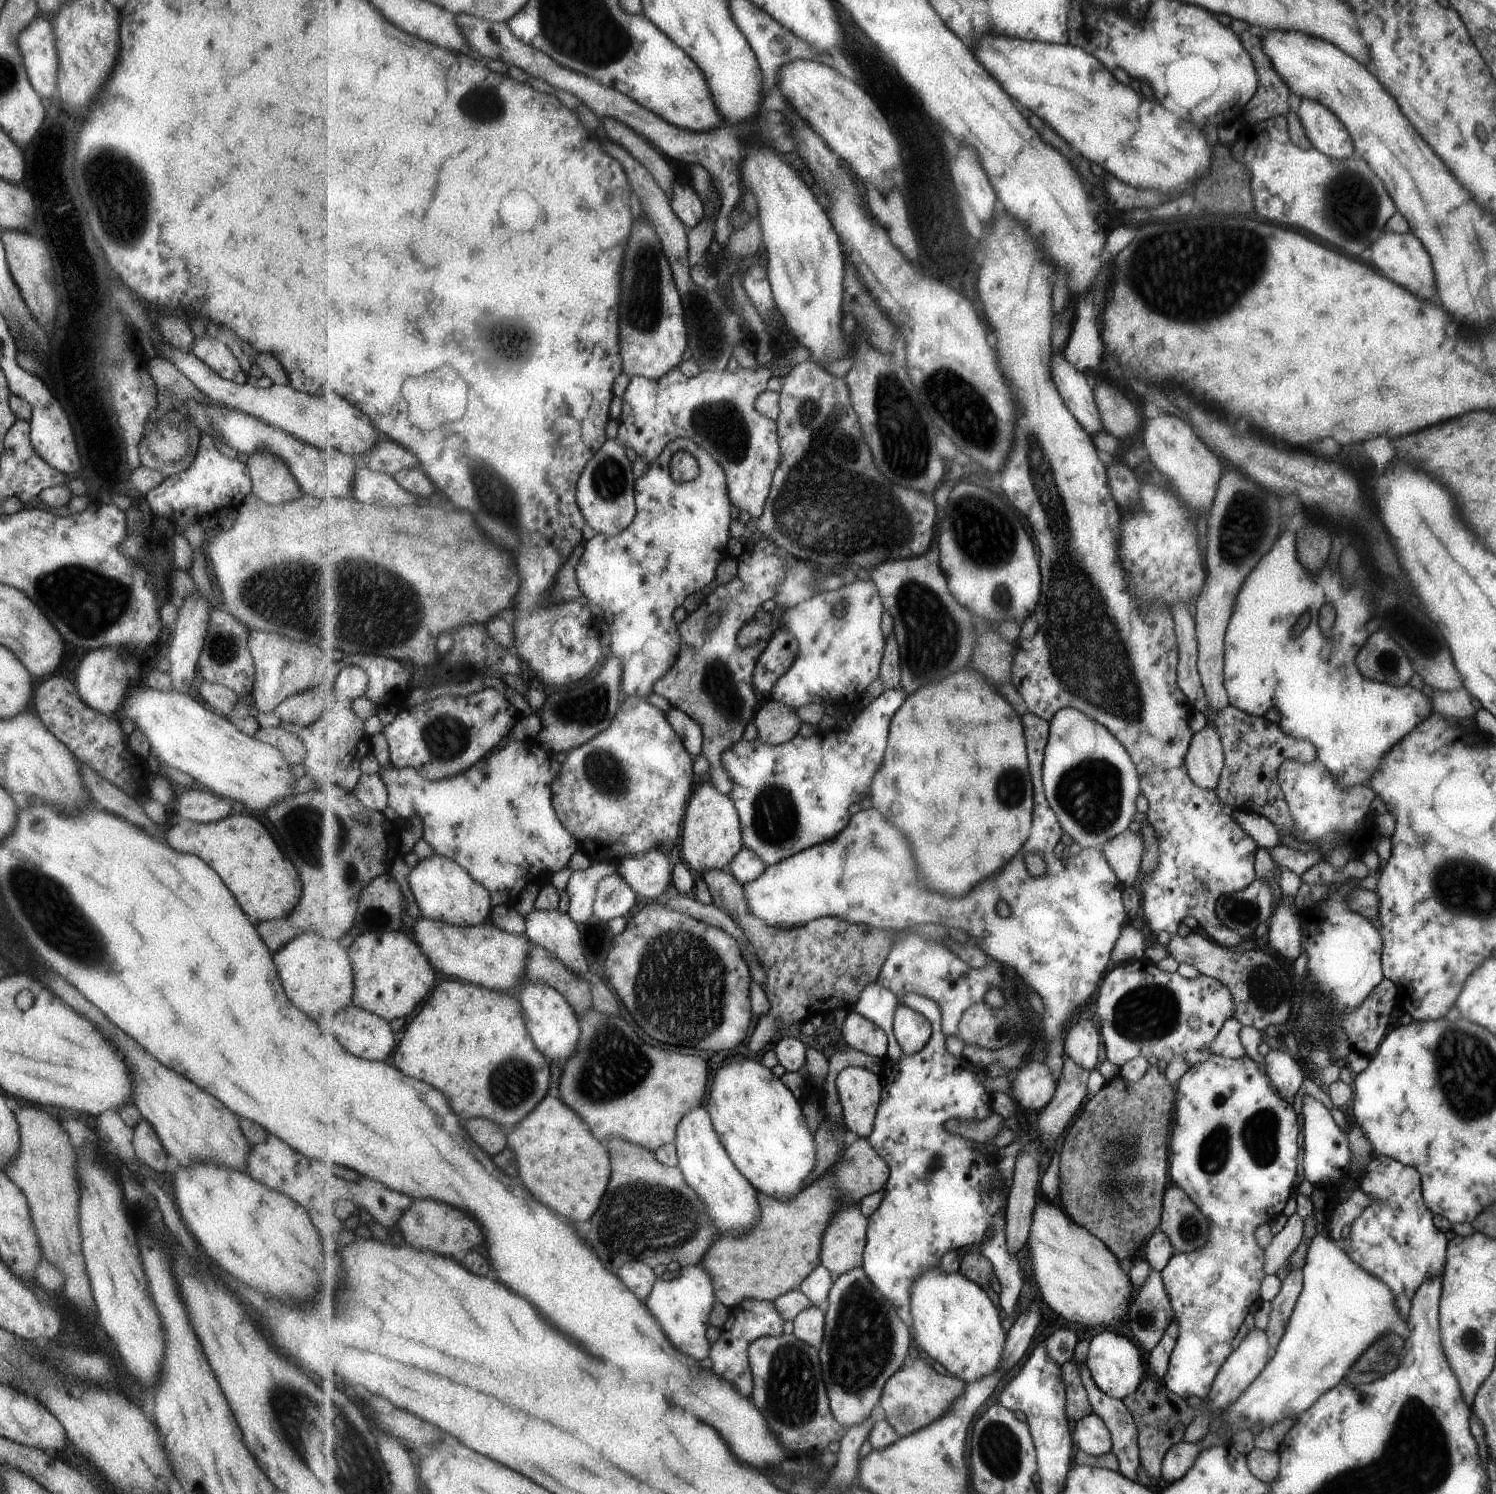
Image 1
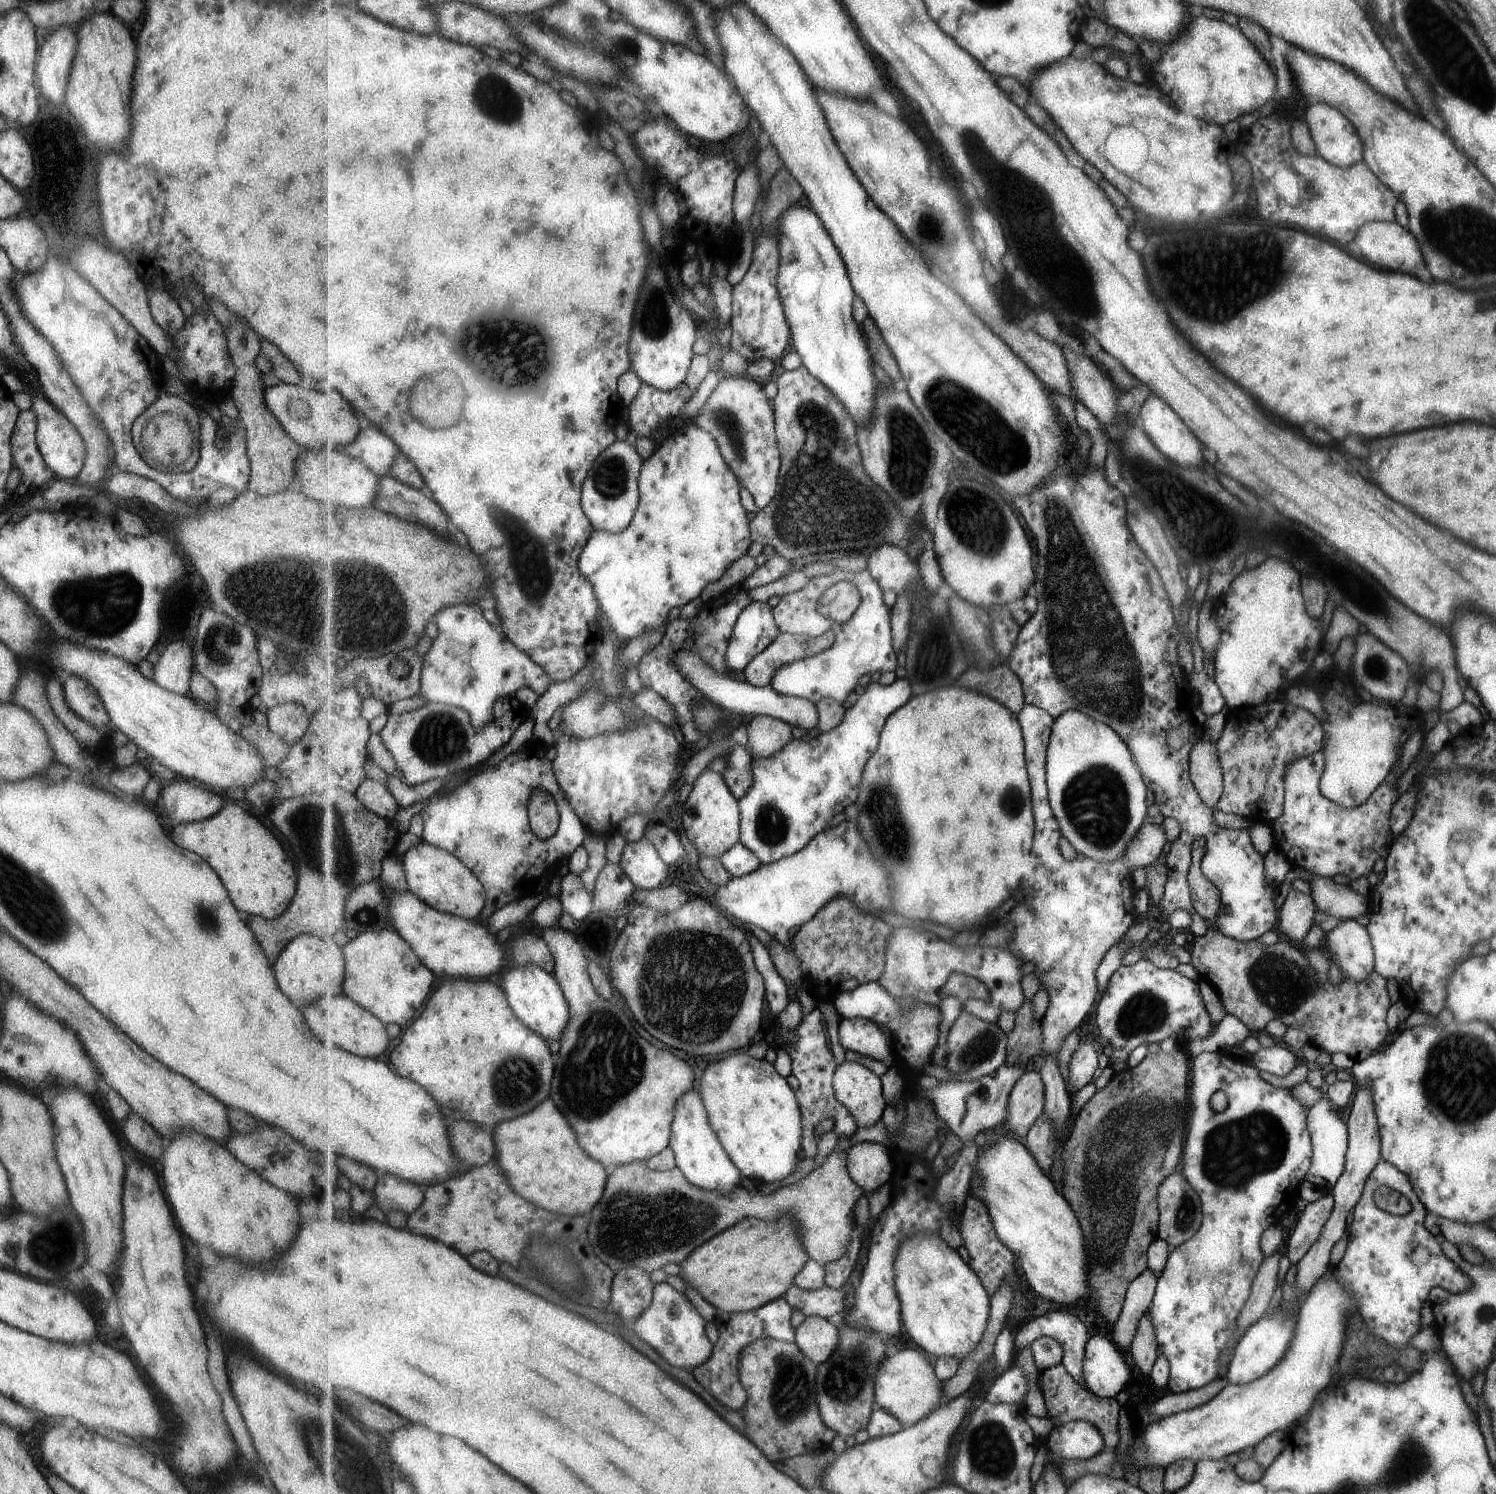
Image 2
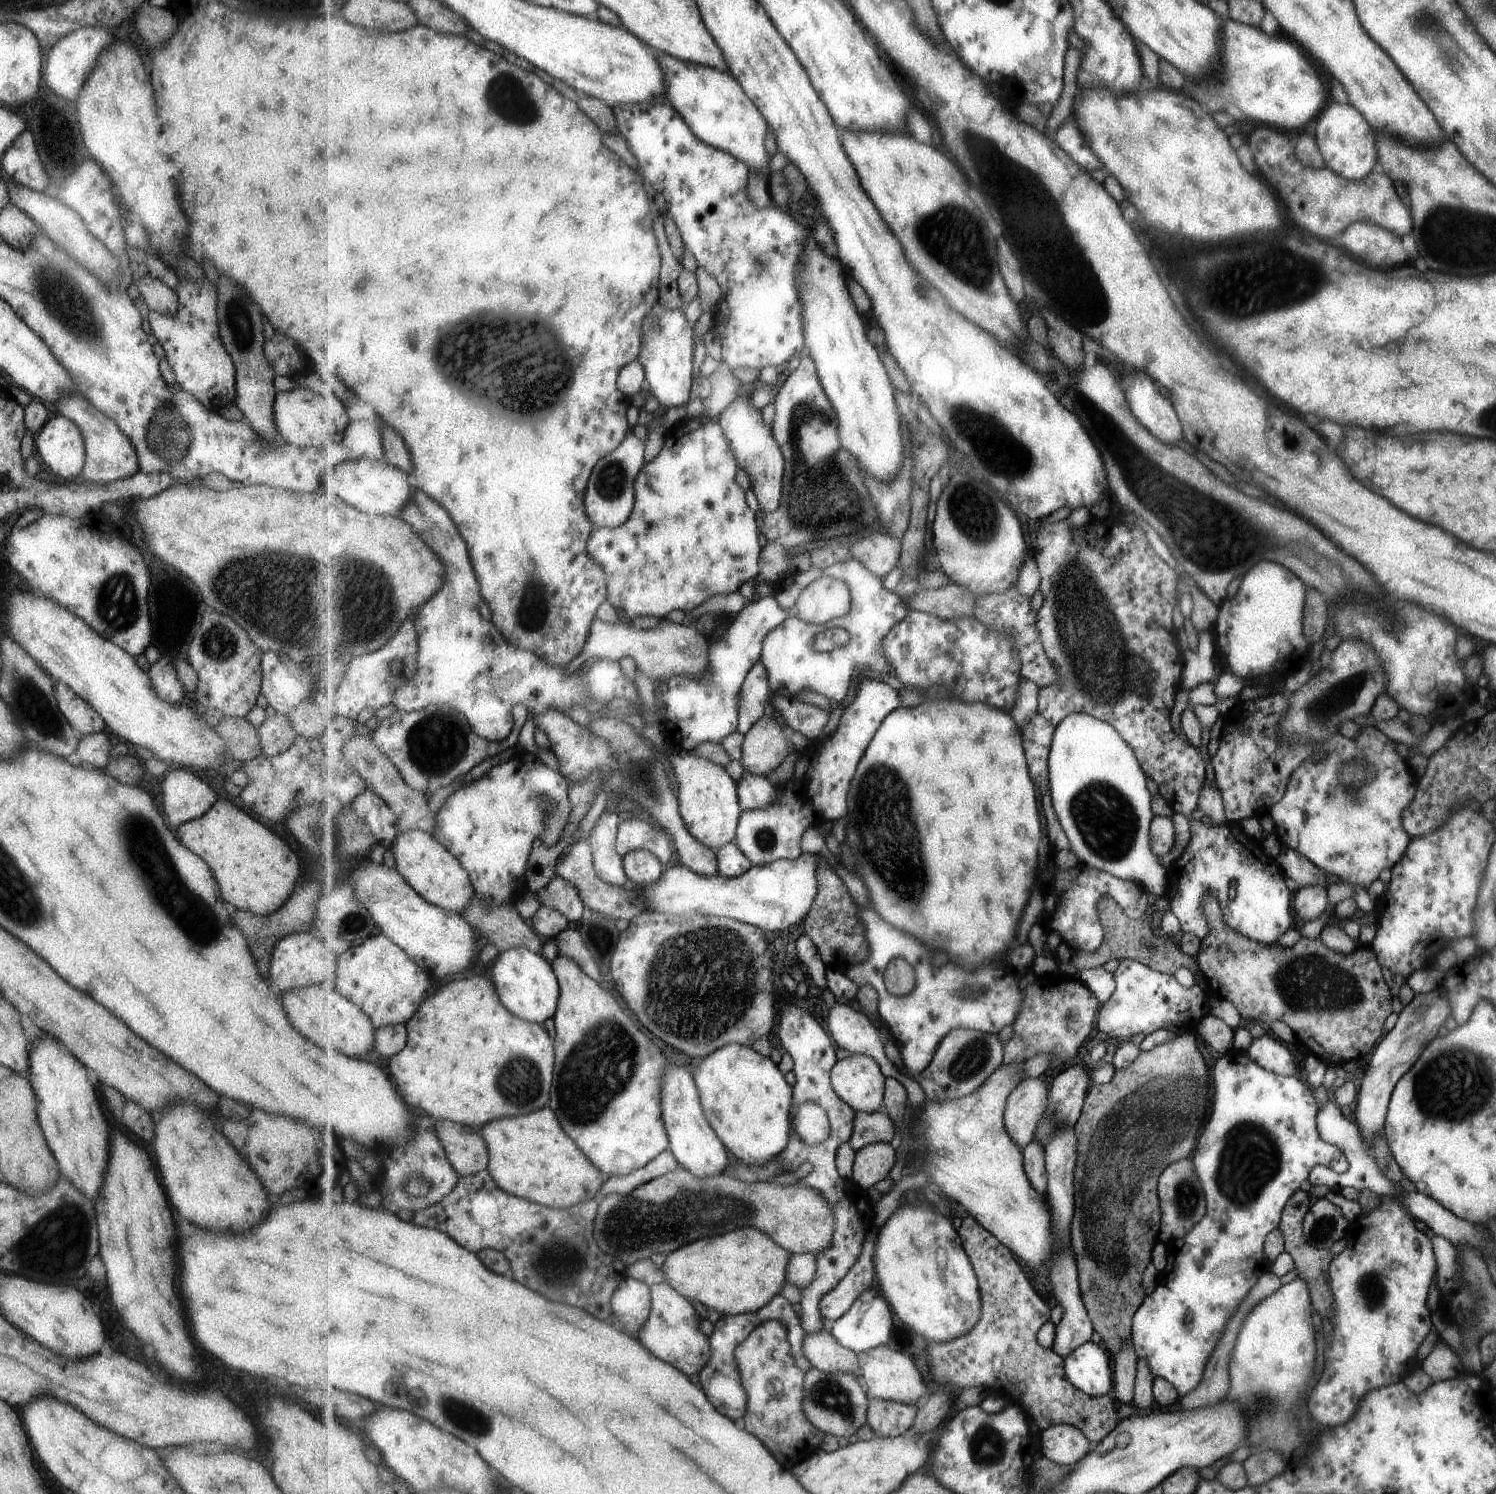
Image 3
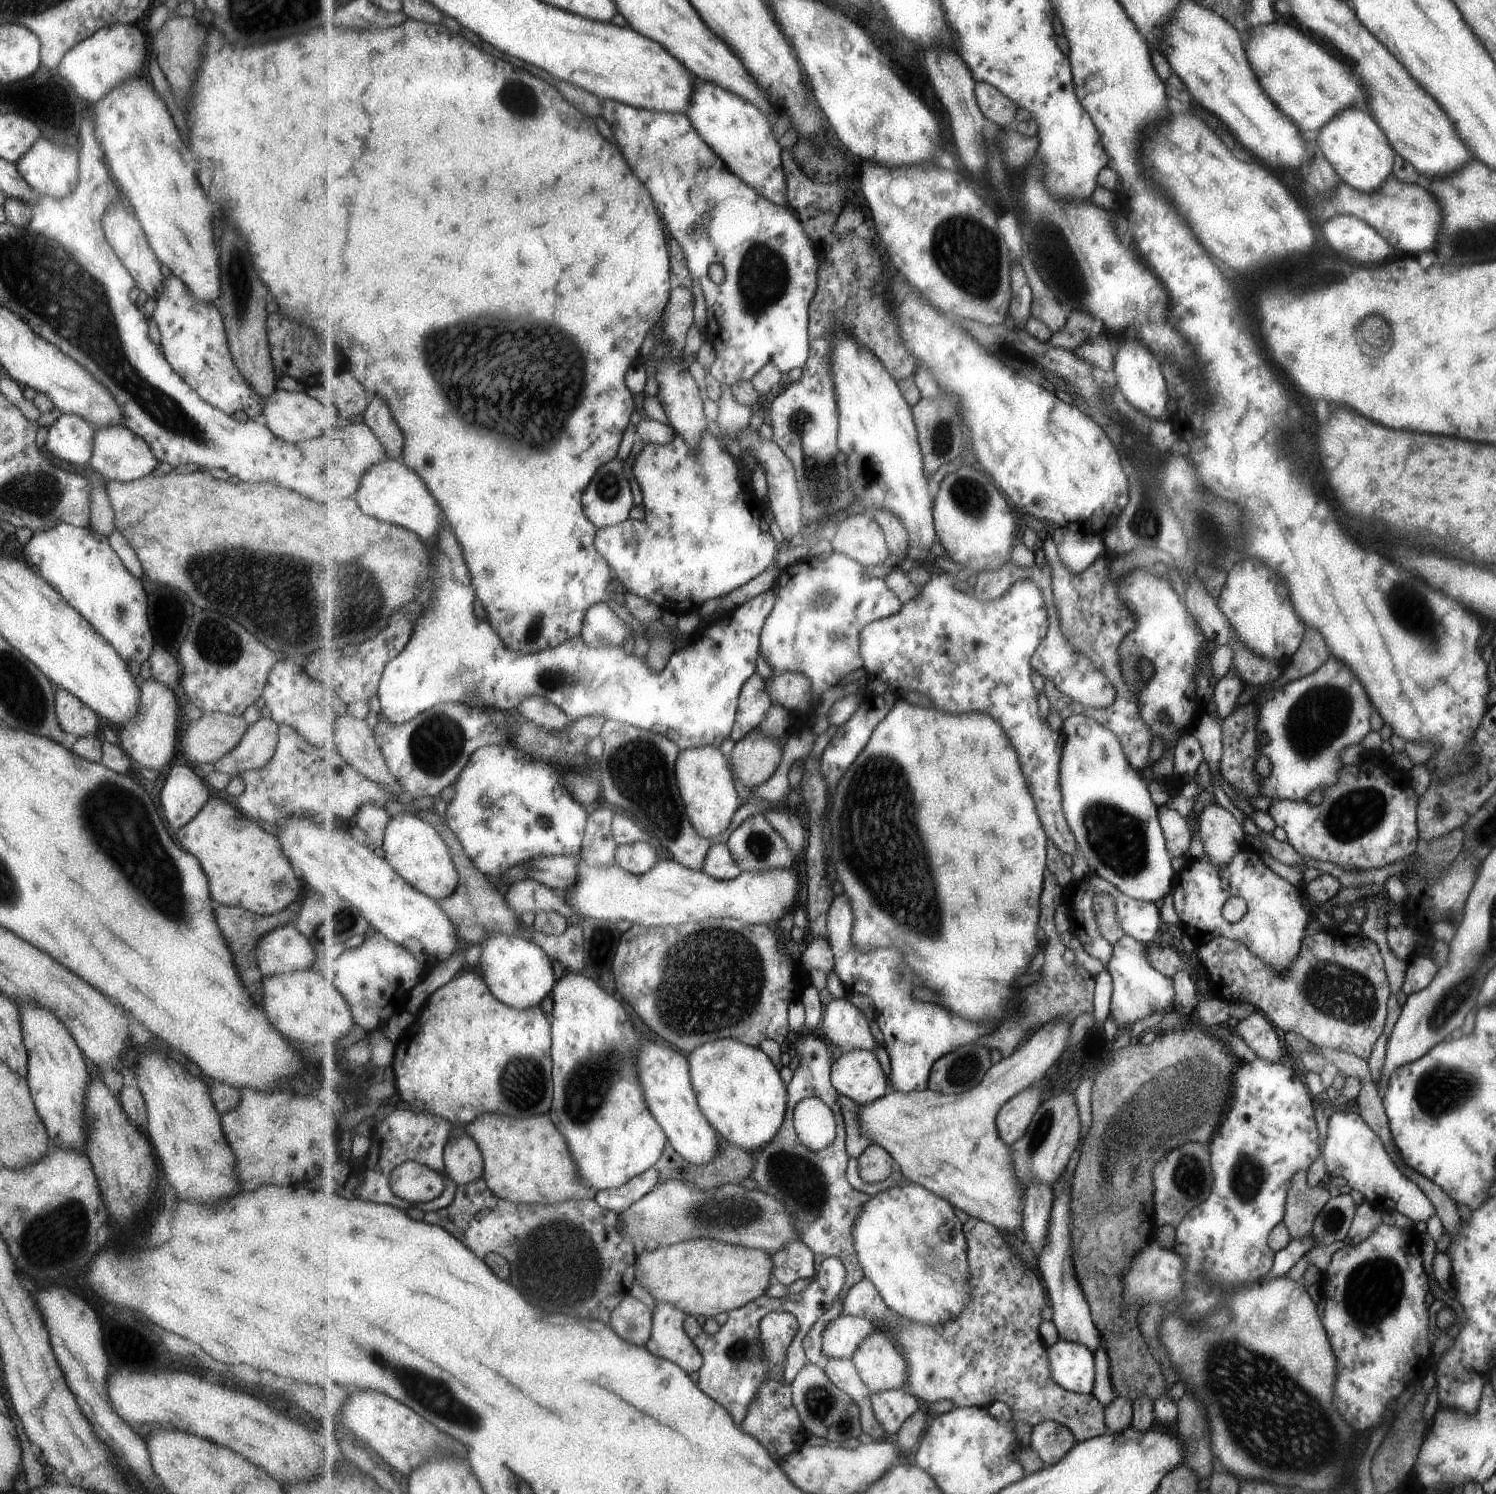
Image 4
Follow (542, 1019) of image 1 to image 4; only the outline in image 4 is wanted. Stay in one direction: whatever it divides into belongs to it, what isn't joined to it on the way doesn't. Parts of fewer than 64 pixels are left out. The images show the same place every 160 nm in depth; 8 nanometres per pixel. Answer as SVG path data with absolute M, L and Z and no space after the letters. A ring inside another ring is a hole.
M493 932L489 938L483 938L477 942L479 944L479 968L483 971L483 978L487 985L493 990L493 994L514 1008L526 1010L535 1006L541 1006L541 1002L549 996L549 992L554 991L558 985L550 955L541 946L531 940L525 940L518 934L503 934L503 932Z

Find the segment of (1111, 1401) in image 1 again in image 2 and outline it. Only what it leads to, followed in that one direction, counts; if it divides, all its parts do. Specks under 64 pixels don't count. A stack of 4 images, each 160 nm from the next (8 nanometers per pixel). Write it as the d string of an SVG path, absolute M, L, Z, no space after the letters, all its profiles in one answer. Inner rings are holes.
M1066 1312L1047 1313L1027 1322L1019 1330L1016 1346L1019 1349L1031 1346L1035 1339L1045 1335L1062 1342L1064 1365L1077 1379L1077 1382L1085 1386L1083 1370L1084 1361L1086 1360L1086 1346L1092 1337L1089 1334L1089 1328L1073 1314Z

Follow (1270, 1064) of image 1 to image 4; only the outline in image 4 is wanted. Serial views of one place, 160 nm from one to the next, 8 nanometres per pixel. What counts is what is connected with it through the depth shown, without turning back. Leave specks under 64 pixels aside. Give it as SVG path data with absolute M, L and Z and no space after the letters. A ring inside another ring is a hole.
M1255 1008L1251 1014L1247 1014L1247 1018L1241 1018L1231 1031L1243 1040L1255 1056L1277 1063L1283 1048L1279 1044L1275 1029L1265 1020L1265 1015Z

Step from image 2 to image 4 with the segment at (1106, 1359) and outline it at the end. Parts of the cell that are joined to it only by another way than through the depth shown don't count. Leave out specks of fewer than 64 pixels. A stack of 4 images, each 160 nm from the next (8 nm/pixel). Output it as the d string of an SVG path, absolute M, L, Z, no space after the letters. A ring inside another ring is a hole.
M1060 1339L1048 1348L1052 1377L1068 1391L1089 1394L1095 1384L1093 1351L1075 1340Z

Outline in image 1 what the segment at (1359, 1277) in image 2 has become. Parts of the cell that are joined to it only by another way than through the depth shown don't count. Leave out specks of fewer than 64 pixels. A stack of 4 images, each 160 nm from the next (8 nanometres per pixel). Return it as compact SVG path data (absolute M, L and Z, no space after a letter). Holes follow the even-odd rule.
M1374 1154L1371 1155L1371 1158L1366 1162L1366 1165L1362 1166L1361 1176L1359 1176L1359 1182L1357 1186L1368 1196L1373 1199L1373 1202L1367 1204L1365 1208L1357 1215L1357 1218L1353 1220L1350 1229L1350 1233L1347 1237L1347 1242L1345 1243L1344 1251L1359 1265L1363 1267L1363 1270L1369 1271L1372 1275L1375 1275L1377 1278L1381 1279L1394 1294L1395 1304L1398 1308L1398 1313L1402 1316L1402 1319L1406 1322L1406 1314L1410 1309L1410 1300L1411 1297L1414 1296L1415 1290L1418 1289L1418 1286L1422 1284L1422 1282L1432 1274L1437 1273L1440 1278L1442 1276L1442 1272L1446 1262L1446 1252L1445 1252L1445 1236L1433 1226L1433 1222L1431 1222L1431 1218L1433 1218L1433 1212L1429 1209L1429 1207L1424 1202L1424 1198L1422 1197L1422 1185L1421 1185L1421 1176L1416 1170L1415 1167L1409 1165L1403 1165L1400 1162L1397 1162L1395 1159Z

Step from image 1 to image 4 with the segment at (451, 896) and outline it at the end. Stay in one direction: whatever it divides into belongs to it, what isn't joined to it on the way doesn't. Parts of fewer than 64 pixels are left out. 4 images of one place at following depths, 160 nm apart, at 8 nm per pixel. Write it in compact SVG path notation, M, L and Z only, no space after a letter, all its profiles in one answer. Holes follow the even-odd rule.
M409 813L393 816L385 828L382 849L386 860L395 868L399 876L430 898L437 900L446 898L457 890L460 882L459 869L454 864L450 847L431 822Z

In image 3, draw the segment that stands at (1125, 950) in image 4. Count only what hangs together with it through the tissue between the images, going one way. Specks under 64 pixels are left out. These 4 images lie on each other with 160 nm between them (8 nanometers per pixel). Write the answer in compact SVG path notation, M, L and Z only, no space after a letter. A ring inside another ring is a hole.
M1123 959L1114 972L1117 988L1114 995L1100 1008L1098 1028L1110 1037L1128 1041L1135 1034L1148 1035L1161 1029L1163 1022L1179 1023L1182 1029L1194 1028L1204 1014L1195 1012L1203 1006L1203 992L1193 983L1190 987L1181 986L1170 974L1151 970L1137 961Z

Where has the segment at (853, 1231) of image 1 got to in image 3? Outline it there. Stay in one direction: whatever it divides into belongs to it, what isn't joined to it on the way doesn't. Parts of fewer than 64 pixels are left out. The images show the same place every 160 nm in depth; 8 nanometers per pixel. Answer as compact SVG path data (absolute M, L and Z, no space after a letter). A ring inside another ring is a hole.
M680 1164L675 1170L639 1185L629 1195L610 1194L599 1203L595 1238L605 1254L611 1254L626 1266L633 1266L635 1262L653 1258L657 1254L667 1257L671 1252L678 1251L695 1240L727 1234L745 1226L765 1231L780 1247L793 1254L821 1253L834 1242L834 1210L815 1187L799 1180L792 1185L751 1184L730 1176L729 1173L699 1178Z

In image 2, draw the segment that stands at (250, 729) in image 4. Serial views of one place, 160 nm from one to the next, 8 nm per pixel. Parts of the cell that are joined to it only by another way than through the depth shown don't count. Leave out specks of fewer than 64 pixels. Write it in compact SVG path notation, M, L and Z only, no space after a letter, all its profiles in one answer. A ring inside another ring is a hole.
M283 703L266 712L267 726L288 745L299 740L310 721L310 714L300 705Z

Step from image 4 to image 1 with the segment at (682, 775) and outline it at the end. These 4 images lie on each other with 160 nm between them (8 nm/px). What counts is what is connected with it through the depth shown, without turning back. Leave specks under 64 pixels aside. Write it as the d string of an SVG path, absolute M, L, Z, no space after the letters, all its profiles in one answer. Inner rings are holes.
M704 783L693 792L684 818L682 854L689 866L701 876L713 869L729 870L734 858L742 852L742 822L734 800L719 792L715 785Z

